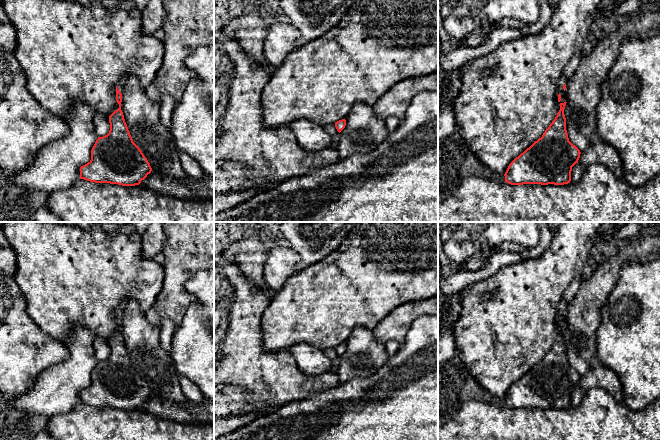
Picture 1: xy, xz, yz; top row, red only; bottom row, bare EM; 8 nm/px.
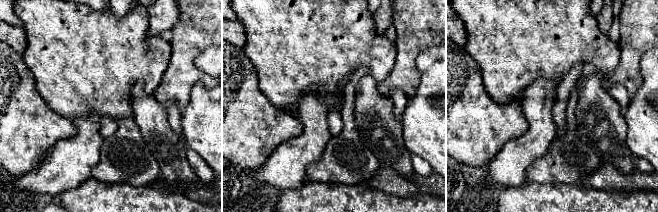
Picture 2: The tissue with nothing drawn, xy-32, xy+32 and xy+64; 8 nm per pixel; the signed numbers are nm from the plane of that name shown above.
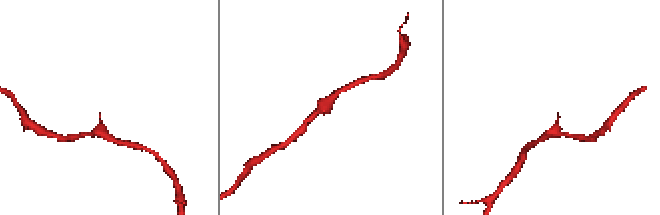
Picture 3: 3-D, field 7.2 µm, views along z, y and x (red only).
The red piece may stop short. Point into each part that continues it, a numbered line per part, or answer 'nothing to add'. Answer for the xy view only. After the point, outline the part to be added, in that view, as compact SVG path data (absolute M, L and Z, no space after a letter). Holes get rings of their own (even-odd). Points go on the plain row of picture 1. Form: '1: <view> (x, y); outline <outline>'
1: xy (122, 306); outline M127 301L122 302L122 303L119 305L118 309L117 309L118 314L121 316L121 318L123 317L123 311L124 311L124 309L125 309L127 303L128 303Z

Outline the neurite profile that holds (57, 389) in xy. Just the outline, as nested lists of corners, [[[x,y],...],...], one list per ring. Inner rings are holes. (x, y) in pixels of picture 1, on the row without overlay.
[[[76,325],[72,336],[66,341],[70,351],[69,358],[61,363],[53,364],[45,369],[37,378],[33,387],[25,394],[16,398],[11,411],[24,411],[50,417],[69,412],[80,403],[80,391],[91,384],[91,374],[98,363],[93,346],[95,336],[91,331]]]

